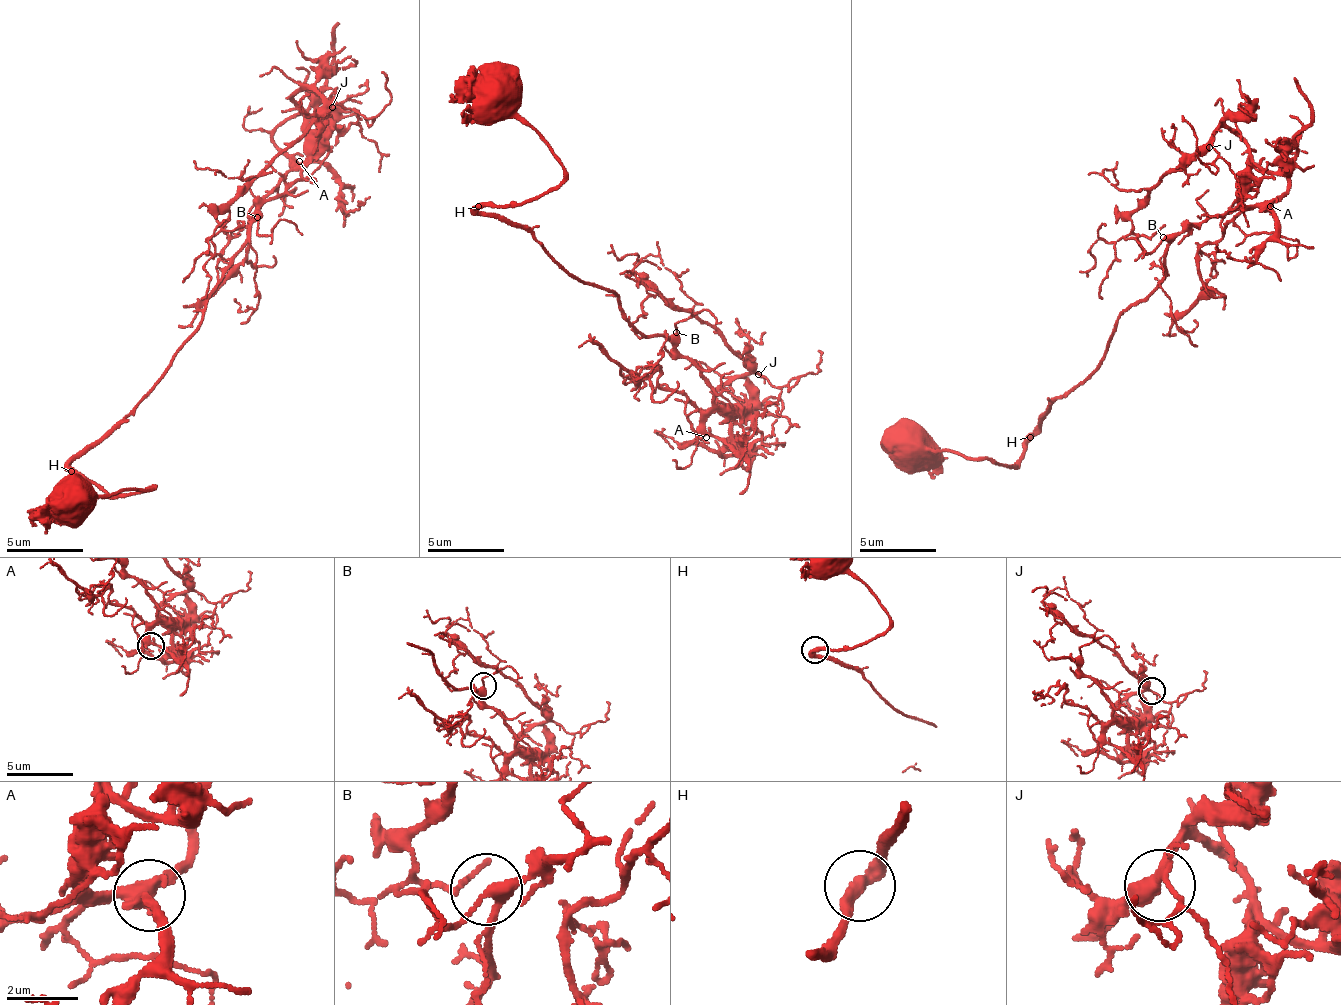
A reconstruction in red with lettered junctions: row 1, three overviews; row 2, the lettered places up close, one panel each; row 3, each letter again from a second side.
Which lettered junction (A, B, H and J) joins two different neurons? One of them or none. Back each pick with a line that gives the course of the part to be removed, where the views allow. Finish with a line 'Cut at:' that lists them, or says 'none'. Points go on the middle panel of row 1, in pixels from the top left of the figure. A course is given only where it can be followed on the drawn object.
Cut at: none

